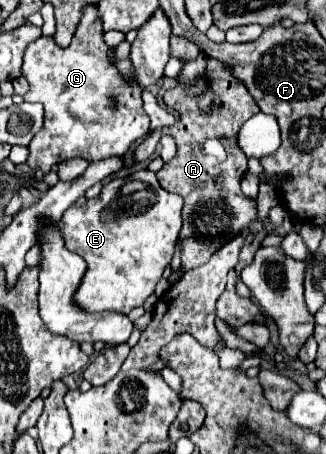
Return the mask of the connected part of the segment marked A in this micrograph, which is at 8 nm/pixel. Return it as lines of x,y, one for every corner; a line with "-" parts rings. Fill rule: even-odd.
208,59
204,79
208,89
200,97
186,95
182,85
166,91
164,95
164,103
180,111
180,121
162,129
164,135
174,137
178,151
176,157
156,175
168,193
176,193
184,199
180,231
184,269
204,265
220,245
256,219
256,203
240,191
240,179
246,173
248,157
238,145
238,127
258,113
258,105
246,85
238,81
232,75
232,69
224,67
218,59
-
216,179
224,179
224,187
216,187

